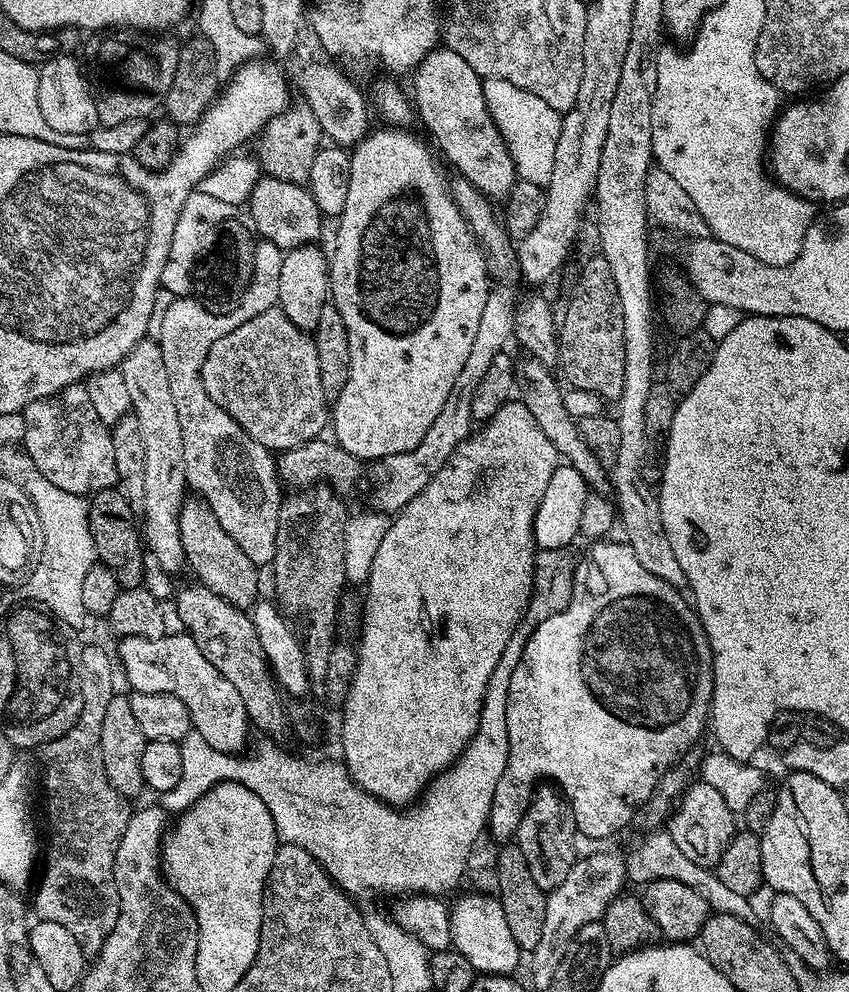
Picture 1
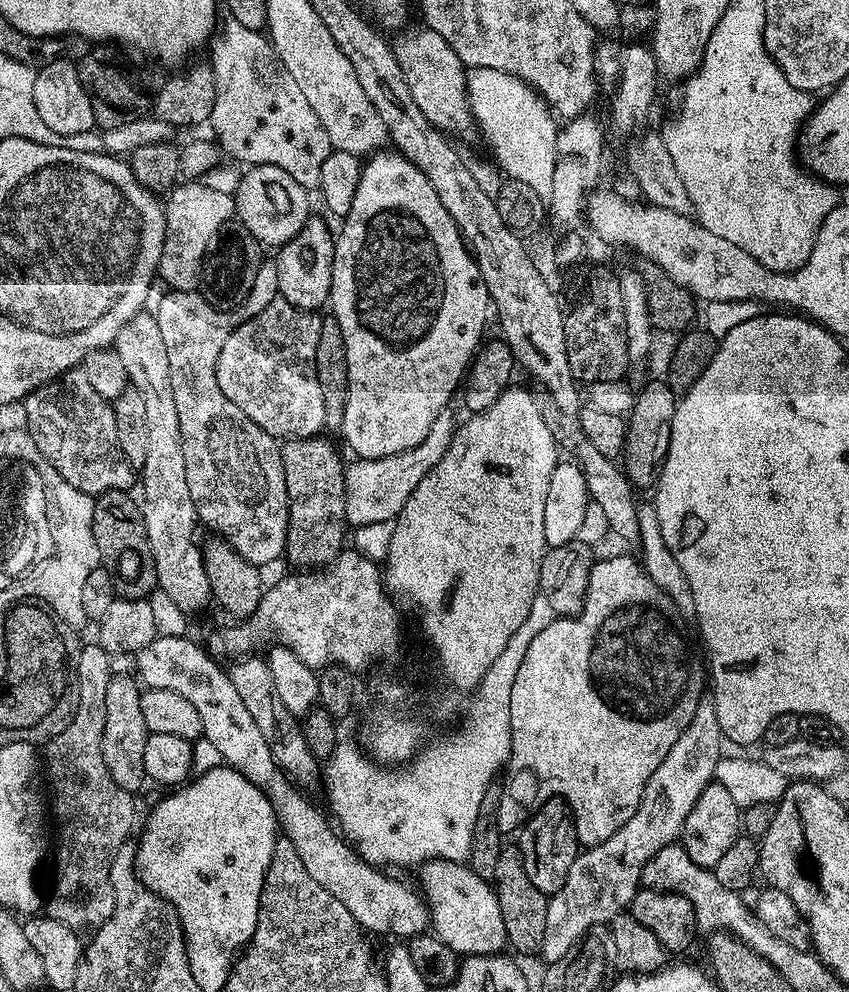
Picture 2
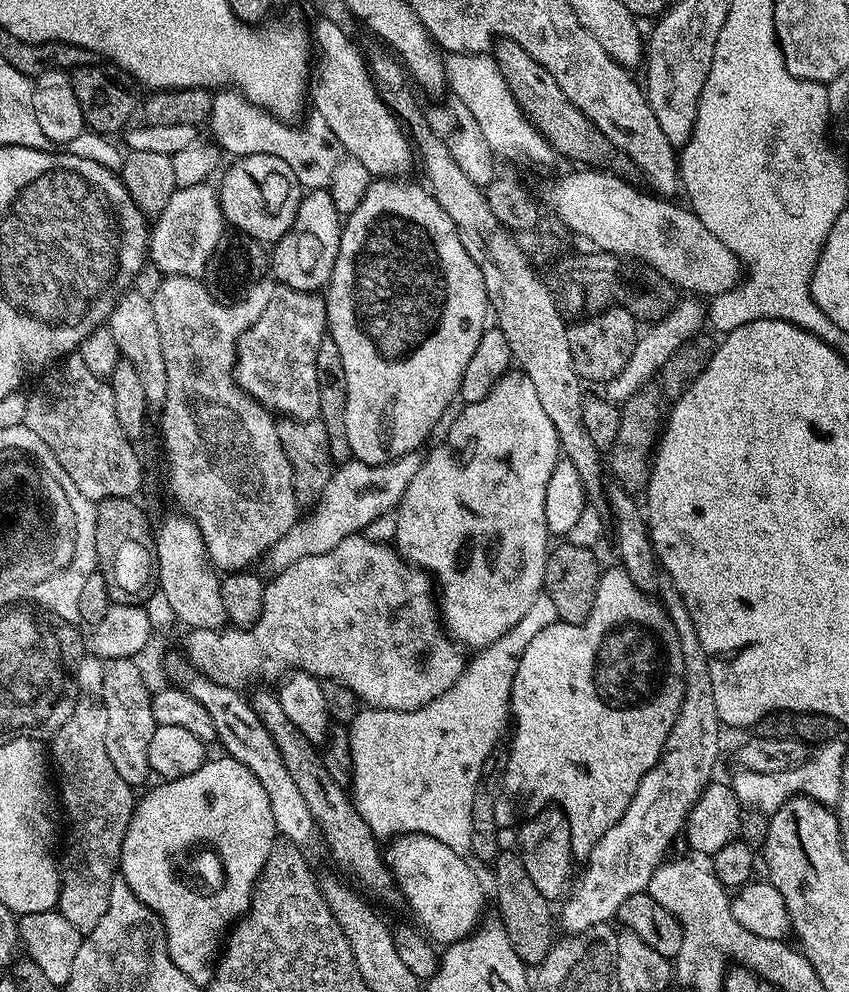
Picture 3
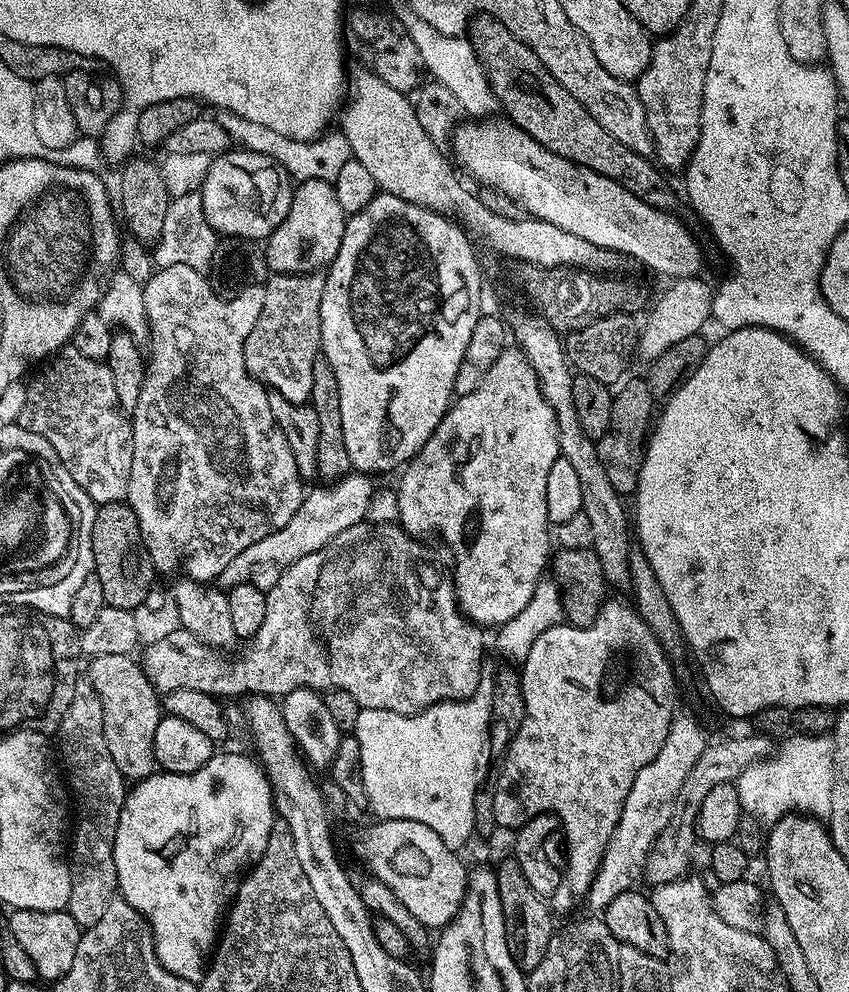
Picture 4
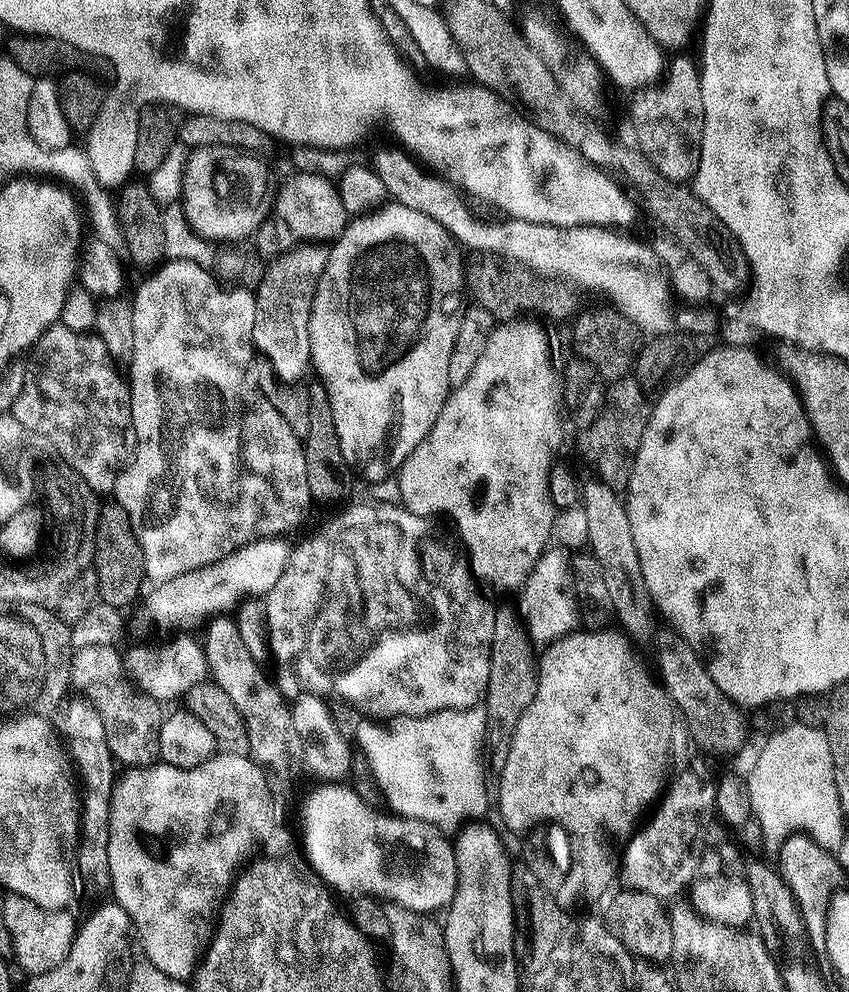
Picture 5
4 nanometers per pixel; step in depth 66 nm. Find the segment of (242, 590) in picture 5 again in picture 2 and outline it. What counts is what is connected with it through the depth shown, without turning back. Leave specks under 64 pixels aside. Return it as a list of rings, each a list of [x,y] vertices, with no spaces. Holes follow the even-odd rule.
[[[445,410],[442,414],[438,414],[438,418],[434,418],[434,426],[430,426],[430,434],[426,434],[426,438],[422,438],[422,442],[418,442],[418,446],[414,446],[410,450],[402,450],[398,454],[390,454],[386,458],[374,458],[373,460],[353,459],[353,464],[349,463],[344,470],[345,521],[353,529],[358,529],[362,526],[370,526],[371,523],[395,520],[399,516],[402,506],[406,506],[410,494],[414,494],[418,482],[422,482],[422,478],[426,478],[426,474],[430,474],[434,466],[442,460],[442,454],[446,454],[457,427],[458,419],[456,420],[455,414],[452,413],[452,410]]]

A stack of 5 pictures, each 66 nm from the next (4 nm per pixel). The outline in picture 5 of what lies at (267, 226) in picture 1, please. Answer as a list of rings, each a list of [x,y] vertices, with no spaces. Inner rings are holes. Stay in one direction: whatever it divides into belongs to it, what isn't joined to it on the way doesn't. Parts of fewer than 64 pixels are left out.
[[[202,146],[201,148],[191,149],[188,157],[188,162],[185,166],[184,172],[184,187],[182,195],[182,207],[184,210],[185,218],[187,218],[190,226],[200,236],[204,237],[209,242],[244,242],[255,234],[259,228],[264,224],[264,219],[268,216],[268,213],[272,210],[273,197],[268,196],[268,168],[259,160],[256,156],[251,156],[251,151],[243,148],[231,148],[230,146]]]

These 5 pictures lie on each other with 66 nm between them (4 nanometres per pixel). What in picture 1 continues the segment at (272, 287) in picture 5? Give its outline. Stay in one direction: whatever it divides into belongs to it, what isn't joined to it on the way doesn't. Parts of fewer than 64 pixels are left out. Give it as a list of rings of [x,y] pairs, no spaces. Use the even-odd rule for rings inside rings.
[[[279,305],[271,307],[270,310],[264,310],[262,314],[255,315],[254,318],[248,319],[242,326],[235,328],[229,334],[224,334],[222,338],[218,338],[214,345],[211,346],[209,353],[206,356],[205,362],[203,362],[203,370],[201,372],[203,378],[203,385],[206,388],[206,392],[210,395],[210,398],[214,402],[218,403],[218,406],[222,406],[227,413],[256,442],[266,446],[271,452],[281,452],[286,449],[294,449],[300,445],[304,445],[308,441],[312,441],[323,435],[322,430],[330,422],[330,410],[328,407],[328,399],[325,394],[325,390],[322,389],[322,382],[319,377],[319,365],[318,365],[318,354],[315,337],[311,333],[301,331],[301,329],[290,321],[290,318],[286,318],[285,312],[279,308]]]

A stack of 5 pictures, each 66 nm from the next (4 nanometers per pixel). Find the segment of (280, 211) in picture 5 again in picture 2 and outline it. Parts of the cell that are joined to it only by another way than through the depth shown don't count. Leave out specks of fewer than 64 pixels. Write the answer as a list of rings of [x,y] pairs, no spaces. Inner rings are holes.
[[[316,218],[308,219],[302,230],[298,230],[298,234],[290,242],[281,244],[275,253],[279,295],[304,312],[315,313],[323,304],[325,307],[332,294],[332,259],[335,249],[334,232],[333,229],[328,229],[327,222]]]

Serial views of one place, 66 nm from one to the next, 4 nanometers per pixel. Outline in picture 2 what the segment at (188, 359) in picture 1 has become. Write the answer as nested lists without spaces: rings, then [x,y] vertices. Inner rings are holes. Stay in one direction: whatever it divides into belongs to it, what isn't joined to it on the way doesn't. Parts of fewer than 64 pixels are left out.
[[[261,263],[258,274],[254,278],[254,286],[250,290],[250,294],[245,298],[244,303],[236,309],[235,312],[220,312],[214,306],[210,306],[208,301],[204,299],[199,291],[180,292],[169,290],[161,301],[154,304],[154,315],[158,322],[158,330],[162,330],[162,338],[166,345],[166,354],[170,358],[170,386],[174,386],[174,406],[178,406],[178,426],[182,434],[182,458],[186,458],[186,486],[190,486],[190,498],[194,498],[198,520],[201,525],[204,524],[209,528],[209,533],[215,534],[219,539],[227,542],[242,559],[257,566],[265,566],[264,564],[272,564],[276,559],[284,556],[284,543],[286,542],[286,534],[288,533],[288,499],[286,498],[286,474],[282,470],[282,458],[280,457],[280,444],[278,440],[260,429],[254,424],[238,408],[230,402],[222,390],[219,389],[216,381],[215,370],[218,356],[222,351],[222,346],[226,343],[226,338],[232,331],[244,321],[250,319],[254,315],[258,315],[260,311],[266,310],[270,302],[278,295],[280,287],[278,286],[278,270],[275,263]]]

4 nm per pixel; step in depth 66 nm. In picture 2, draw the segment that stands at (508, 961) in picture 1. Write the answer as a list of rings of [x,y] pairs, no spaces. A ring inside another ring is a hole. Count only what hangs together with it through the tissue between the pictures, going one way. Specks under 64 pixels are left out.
[[[430,860],[419,872],[418,888],[428,901],[430,928],[439,940],[464,958],[494,956],[505,951],[506,926],[502,926],[502,909],[489,881],[472,872],[467,863],[457,860]]]

